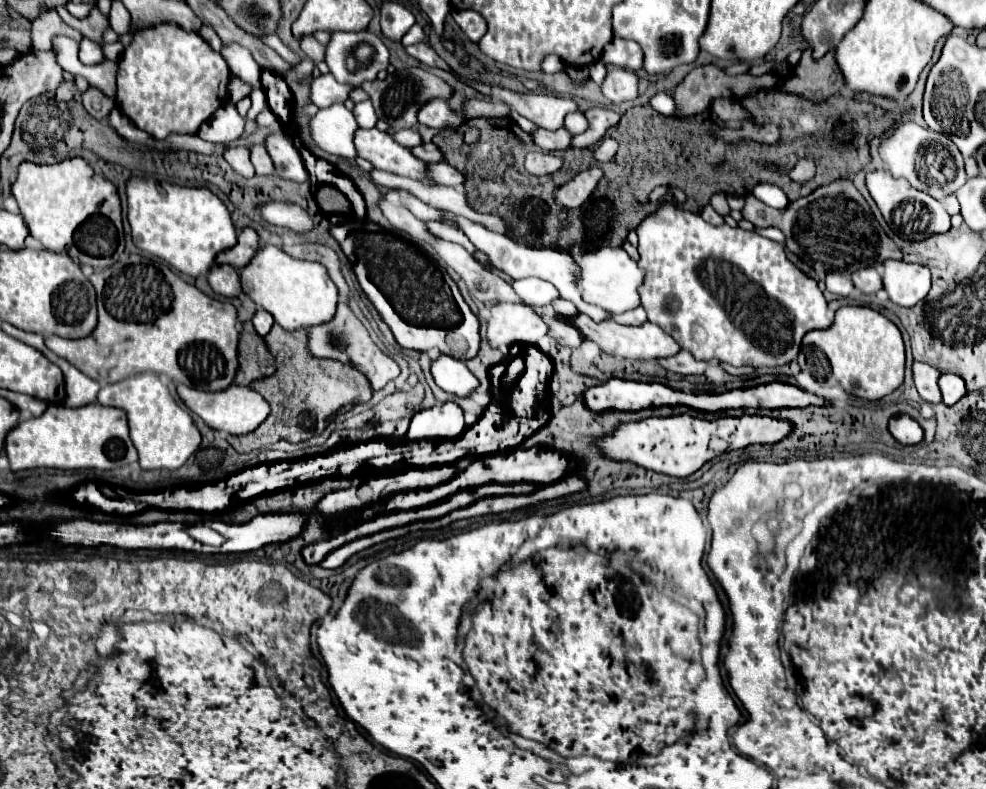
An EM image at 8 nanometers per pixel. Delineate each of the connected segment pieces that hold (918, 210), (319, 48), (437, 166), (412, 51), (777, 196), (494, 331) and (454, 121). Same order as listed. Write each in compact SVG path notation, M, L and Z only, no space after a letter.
M885 169L869 171L867 173L867 189L877 203L883 219L887 225L905 241L923 241L931 235L949 231L949 213L943 209L943 205L933 199L931 195L913 189L905 179L895 179Z
M303 35L301 37L301 51L307 55L307 57L311 57L315 63L319 63L319 61L323 61L323 45L319 43L319 41L315 41L311 35Z
M441 161L441 163L431 163L431 171L429 175L433 177L433 181L437 185L447 185L447 187L455 187L455 189L463 189L463 173L451 165L447 165L447 161Z
M417 43L417 45L411 45L407 47L407 53L419 61L423 61L425 65L429 67L439 67L439 69L447 69L447 63L431 49L431 45L425 45L425 43Z
M757 185L757 187L753 189L753 195L755 195L759 201L763 201L765 205L775 207L775 209L783 209L783 207L787 207L787 203L789 203L789 199L787 199L787 195L783 193L783 189L779 189L779 187L775 187L775 185Z
M497 303L491 307L487 339L491 347L513 343L535 343L549 333L543 317L523 303Z
M433 99L419 111L419 123L435 129L457 129L465 123L463 111L451 109L443 99Z

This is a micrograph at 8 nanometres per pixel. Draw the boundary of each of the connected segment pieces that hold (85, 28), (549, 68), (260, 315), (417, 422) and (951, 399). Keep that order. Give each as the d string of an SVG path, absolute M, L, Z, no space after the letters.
M59 6L56 10L65 23L74 29L79 29L83 37L91 39L91 41L97 43L97 45L103 43L103 31L105 31L107 27L111 27L111 25L109 25L109 17L107 17L105 13L101 13L99 7L93 7L93 11L91 11L85 19L73 17L65 6Z
M549 55L543 59L543 71L545 73L559 73L559 71L563 71L563 67L565 67L565 63L555 55Z
M259 309L259 311L255 313L255 317L253 317L253 325L255 325L255 331L257 331L261 337L265 337L265 335L271 331L271 327L273 327L273 317L271 317L271 313L267 313L265 309Z
M449 401L443 405L435 405L433 409L415 413L405 439L407 441L421 441L421 439L435 439L435 437L453 439L459 433L463 433L463 429L465 429L463 411L457 403Z
M941 375L939 389L945 405L955 405L965 395L965 381L959 375Z

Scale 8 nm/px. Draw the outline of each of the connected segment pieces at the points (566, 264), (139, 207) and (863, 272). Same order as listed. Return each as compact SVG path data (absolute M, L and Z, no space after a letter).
M447 213L447 219L457 219L457 223L461 225L463 233L469 237L469 241L477 247L477 251L481 251L483 255L487 255L487 261L491 267L495 267L497 271L505 273L507 277L511 279L523 279L523 277L537 277L537 279L543 279L543 281L549 281L557 287L557 291L561 293L563 299L571 301L581 313L589 315L591 319L595 321L603 321L609 317L607 311L587 303L583 297L581 297L581 289L577 287L577 281L575 281L575 263L571 261L571 257L567 253L559 253L559 251L553 251L553 249L531 249L531 247L525 247L505 235L499 235L499 233L491 233L487 231L483 225L477 225L477 223L471 223L469 219L463 219L463 217L457 217L453 213Z
M133 177L127 183L127 199L133 243L185 275L199 277L209 273L217 253L237 243L227 207L205 187L181 187Z
M875 267L871 269L859 269L853 273L853 283L855 287L865 293L865 295L871 295L871 293L877 293L879 289L883 289L881 285L881 275L877 273Z

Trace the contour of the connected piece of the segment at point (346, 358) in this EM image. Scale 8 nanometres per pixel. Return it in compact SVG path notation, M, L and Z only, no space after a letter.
M339 303L337 313L329 323L309 327L309 349L315 357L337 359L341 363L353 363L361 373L367 375L375 391L383 389L389 381L393 381L399 375L399 365L371 341L365 325L355 317L355 313L345 303Z

